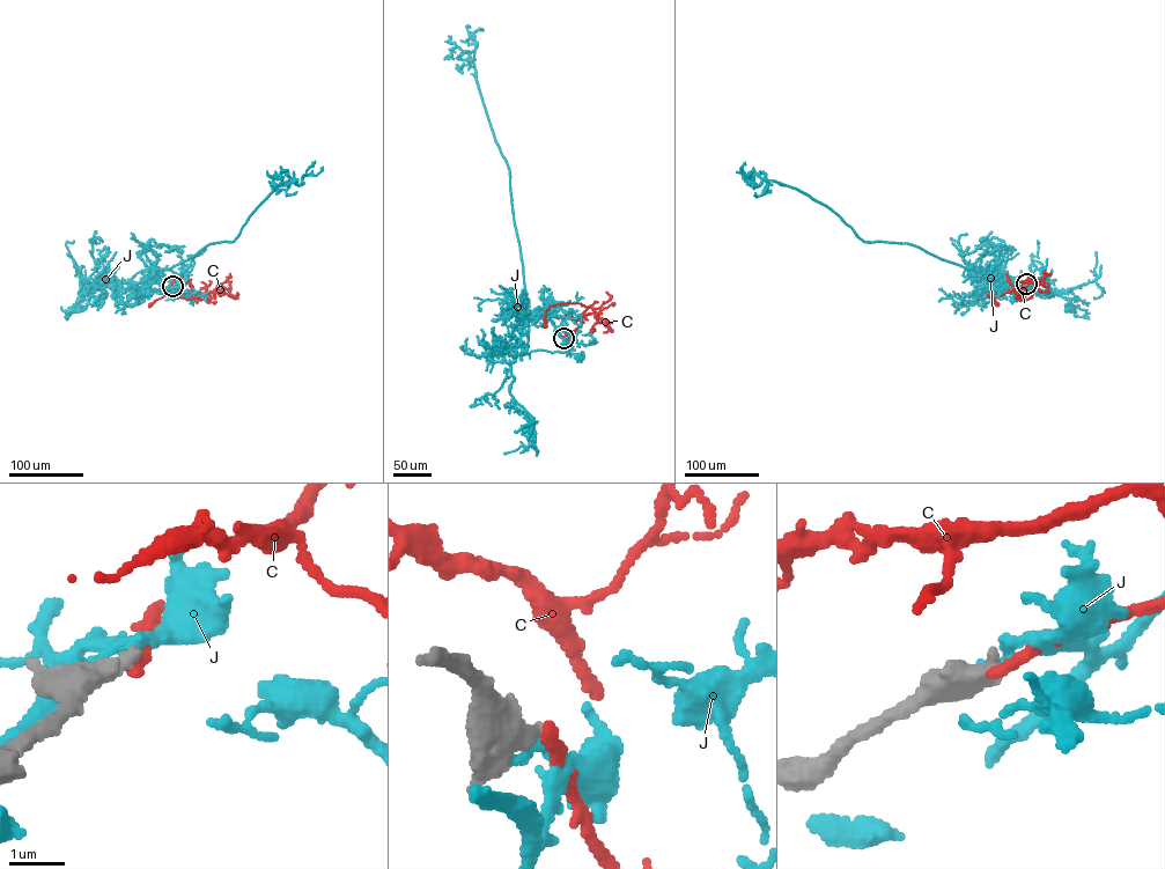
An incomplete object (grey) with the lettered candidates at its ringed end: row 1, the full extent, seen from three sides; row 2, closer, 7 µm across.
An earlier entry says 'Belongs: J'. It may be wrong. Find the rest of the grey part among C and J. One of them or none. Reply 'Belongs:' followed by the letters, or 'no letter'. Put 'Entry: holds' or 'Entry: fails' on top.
Entry: fails
Belongs: no letter

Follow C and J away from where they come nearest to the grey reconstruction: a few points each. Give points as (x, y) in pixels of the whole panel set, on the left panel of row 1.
C: (172, 286), (186, 282), (196, 294), (211, 292), (191, 299), (164, 295), (149, 304)
J: (171, 286), (152, 289), (145, 282), (126, 281), (140, 272), (152, 275), (172, 296)

